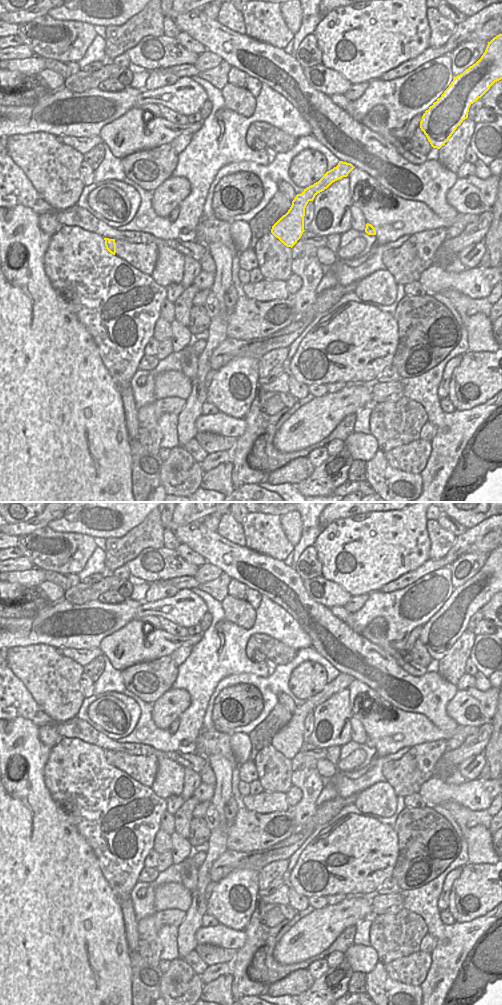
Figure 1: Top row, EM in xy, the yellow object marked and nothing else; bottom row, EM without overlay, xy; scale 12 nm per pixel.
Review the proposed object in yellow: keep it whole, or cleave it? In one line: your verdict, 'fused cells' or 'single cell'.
single cell

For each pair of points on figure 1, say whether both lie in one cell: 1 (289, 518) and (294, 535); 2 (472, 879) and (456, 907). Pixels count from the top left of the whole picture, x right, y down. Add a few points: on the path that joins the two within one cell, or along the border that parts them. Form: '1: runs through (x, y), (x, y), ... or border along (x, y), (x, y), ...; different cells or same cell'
1: runs through (291, 522), (293, 531); same cell
2: runs through (471, 886), (458, 900); same cell

